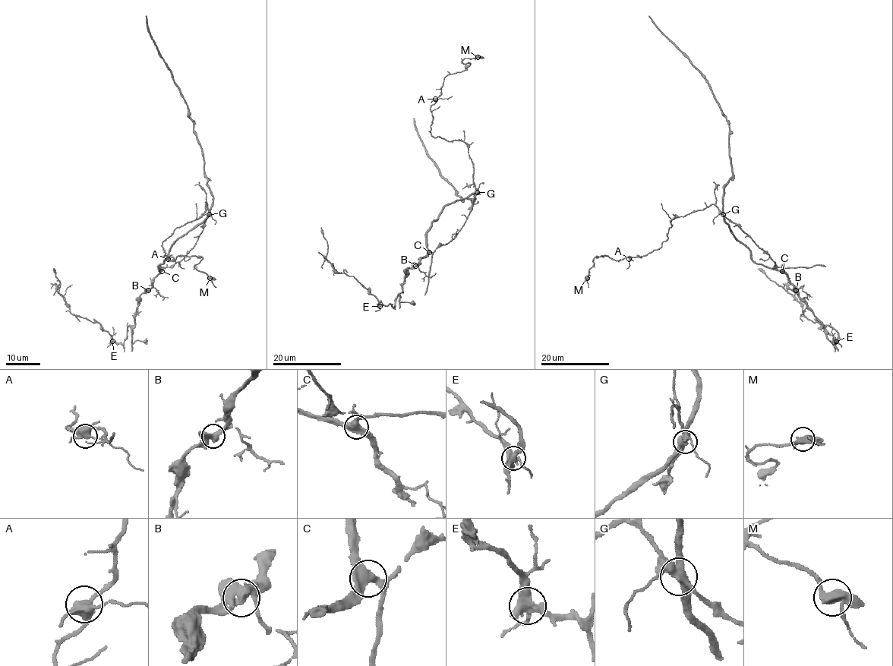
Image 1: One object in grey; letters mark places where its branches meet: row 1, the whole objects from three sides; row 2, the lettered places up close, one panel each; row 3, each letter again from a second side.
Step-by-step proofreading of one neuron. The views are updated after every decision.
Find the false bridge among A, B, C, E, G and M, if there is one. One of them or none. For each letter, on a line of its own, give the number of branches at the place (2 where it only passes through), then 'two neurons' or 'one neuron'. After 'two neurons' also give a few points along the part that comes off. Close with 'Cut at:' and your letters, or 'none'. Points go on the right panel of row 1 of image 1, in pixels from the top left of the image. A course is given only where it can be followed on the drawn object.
A: branches 4; one neuron
B: branches 4; one neuron
C: branches 3; one neuron
E: branches 3; one neuron
G: branches 4; one neuron
M: branches 3; one neuron
Cut at: none

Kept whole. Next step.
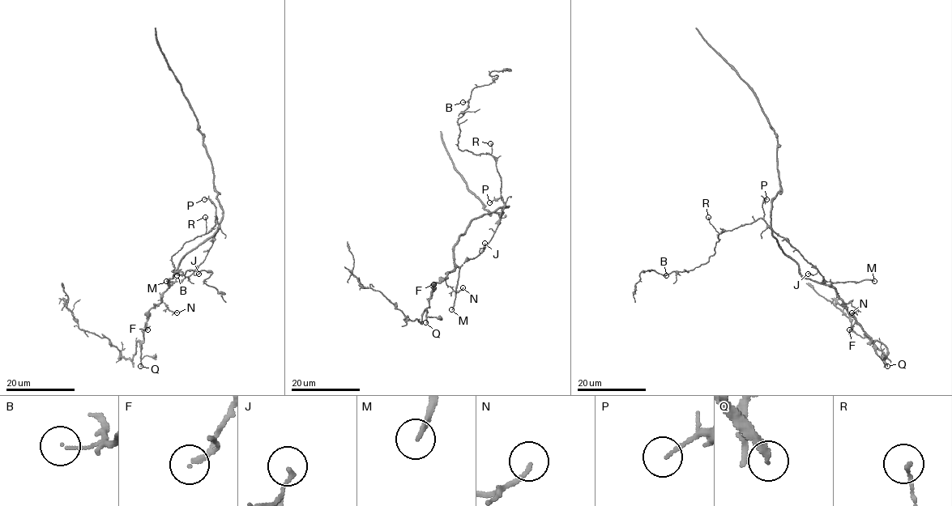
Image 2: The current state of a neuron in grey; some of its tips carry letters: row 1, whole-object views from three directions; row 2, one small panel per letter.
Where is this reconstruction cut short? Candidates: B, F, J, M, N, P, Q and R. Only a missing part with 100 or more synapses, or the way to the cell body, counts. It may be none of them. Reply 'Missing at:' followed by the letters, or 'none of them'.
Missing at: M, Q

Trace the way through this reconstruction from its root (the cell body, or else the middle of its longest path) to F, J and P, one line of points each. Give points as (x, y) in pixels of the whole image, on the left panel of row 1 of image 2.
F: (203, 261), (191, 274), (173, 283), (164, 292), (161, 300), (150, 309), (147, 320), (147, 329)
J: (203, 261), (194, 273), (195, 275), (198, 274)
P: (203, 261), (219, 226), (215, 206), (207, 198), (204, 199)

